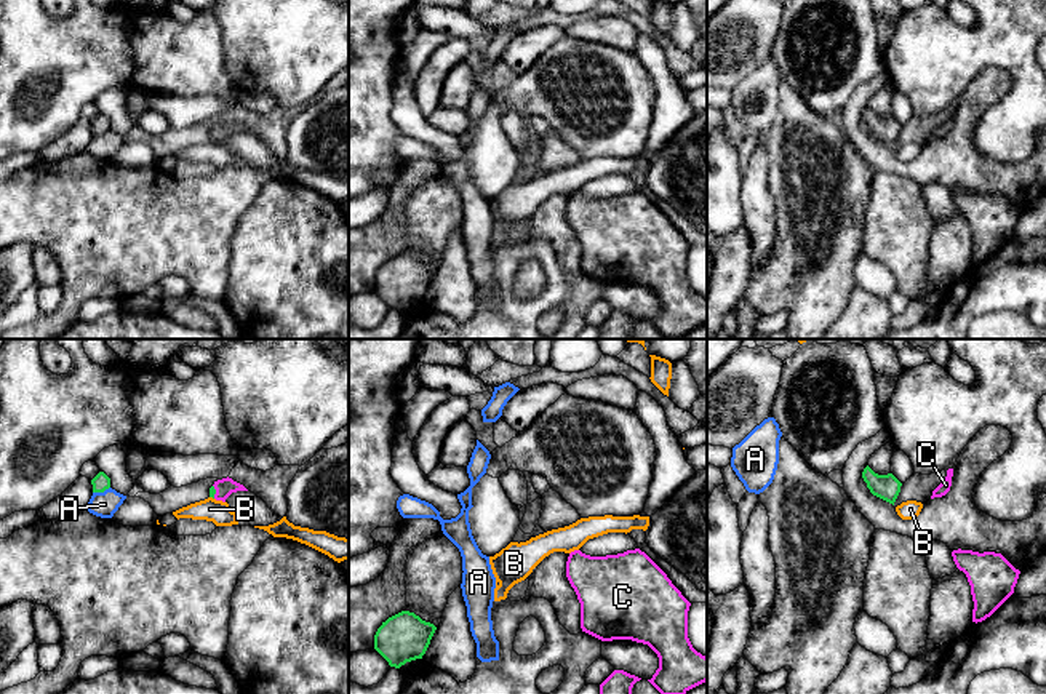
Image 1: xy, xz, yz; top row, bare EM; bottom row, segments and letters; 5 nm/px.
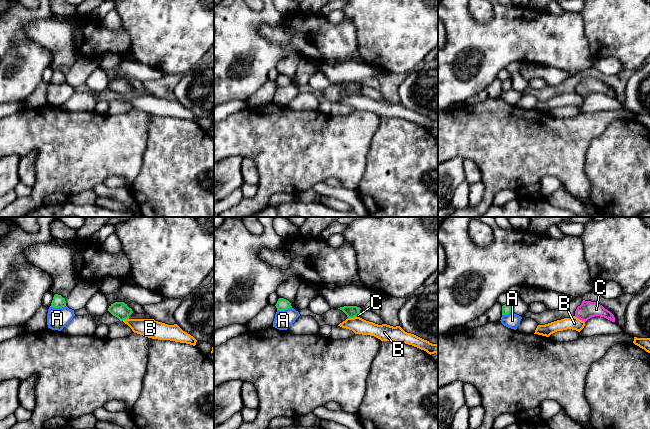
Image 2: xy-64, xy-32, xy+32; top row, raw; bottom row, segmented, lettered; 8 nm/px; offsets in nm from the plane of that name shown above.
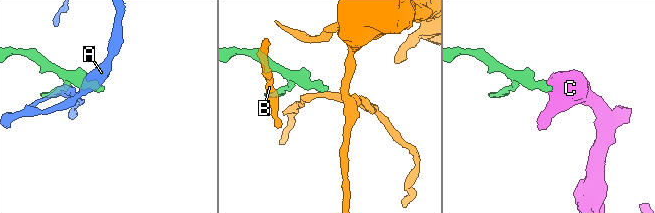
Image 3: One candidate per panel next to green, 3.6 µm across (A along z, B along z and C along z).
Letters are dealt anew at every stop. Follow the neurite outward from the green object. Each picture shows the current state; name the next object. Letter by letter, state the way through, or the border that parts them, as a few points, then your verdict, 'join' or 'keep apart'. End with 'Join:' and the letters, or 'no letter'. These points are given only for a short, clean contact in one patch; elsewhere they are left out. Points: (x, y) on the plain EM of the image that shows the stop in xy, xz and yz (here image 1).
A: border along xy (109, 128), (93, 135); keep apart
B: border along xy (210, 138), (213, 141); keep apart
C: runs through xy (211, 131), (215, 133), (226, 128); join
Join: C

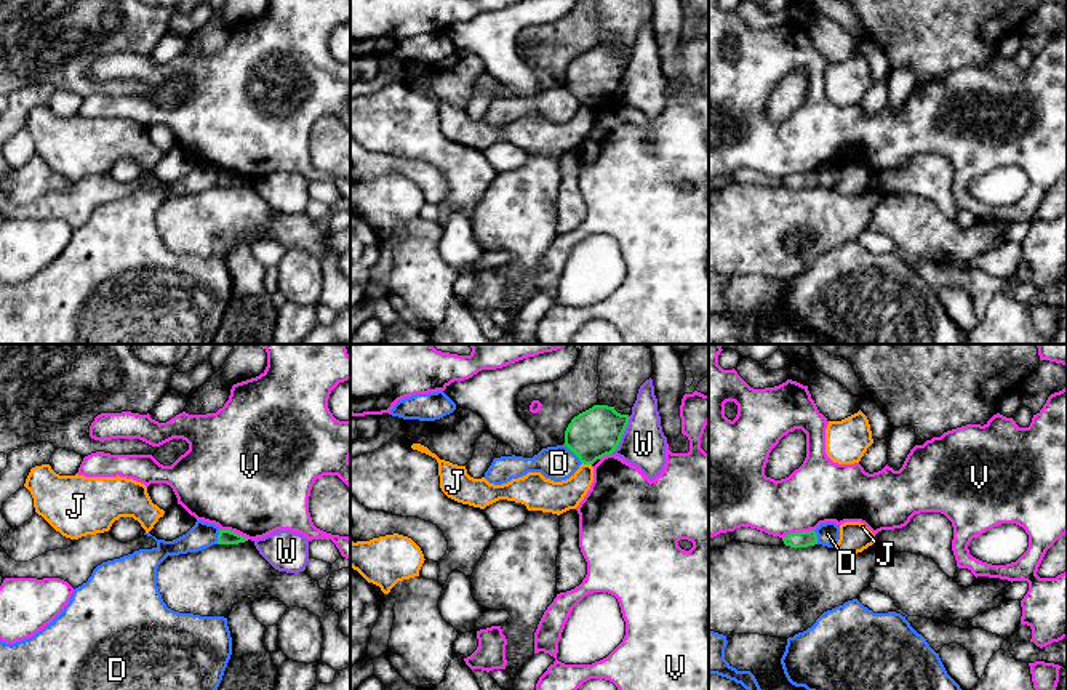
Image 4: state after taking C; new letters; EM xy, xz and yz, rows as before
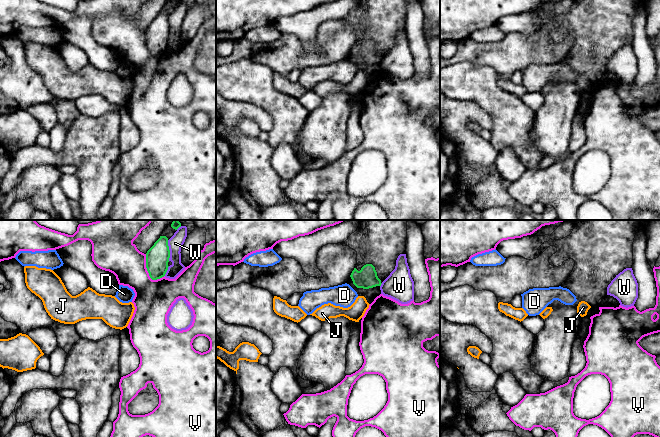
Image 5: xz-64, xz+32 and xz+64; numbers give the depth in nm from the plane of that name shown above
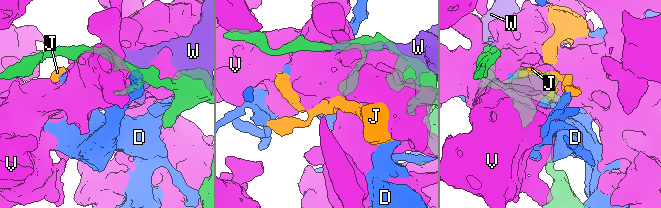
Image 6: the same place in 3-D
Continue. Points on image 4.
D: keep apart
J: border along xz (583, 103), (591, 106); keep apart
V: keep apart
W: keep apart
Join: no letter

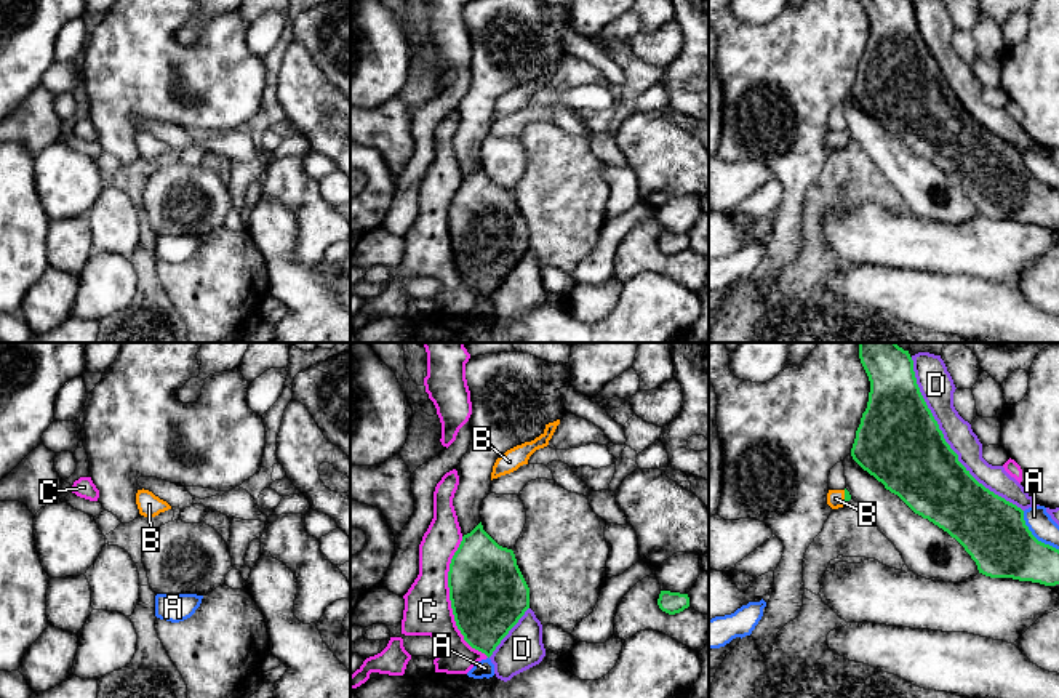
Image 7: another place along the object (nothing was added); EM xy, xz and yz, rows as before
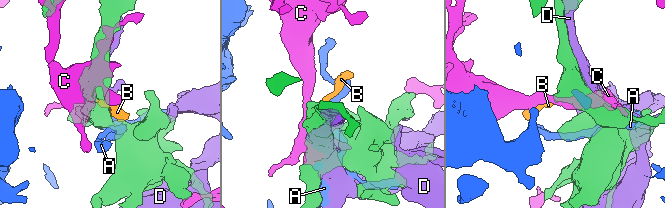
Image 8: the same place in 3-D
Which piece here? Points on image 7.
A: keep apart
B: runs through yz (847, 135), (845, 138), (835, 140); join
C: keep apart
D: keep apart
Join: B

